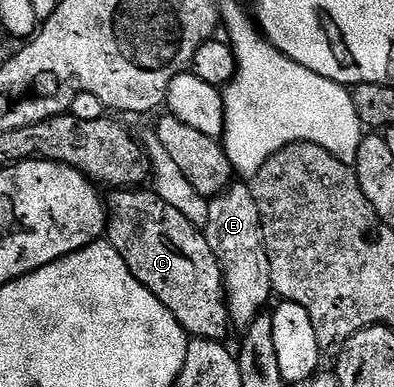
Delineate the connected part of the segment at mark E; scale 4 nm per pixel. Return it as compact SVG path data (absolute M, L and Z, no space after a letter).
M233 183L224 193L208 202L208 222L202 226L205 239L210 243L224 272L224 292L228 299L228 320L237 330L243 331L265 312L268 300L273 300L270 259L266 255L264 232L260 222L258 203L252 194L251 184Z

